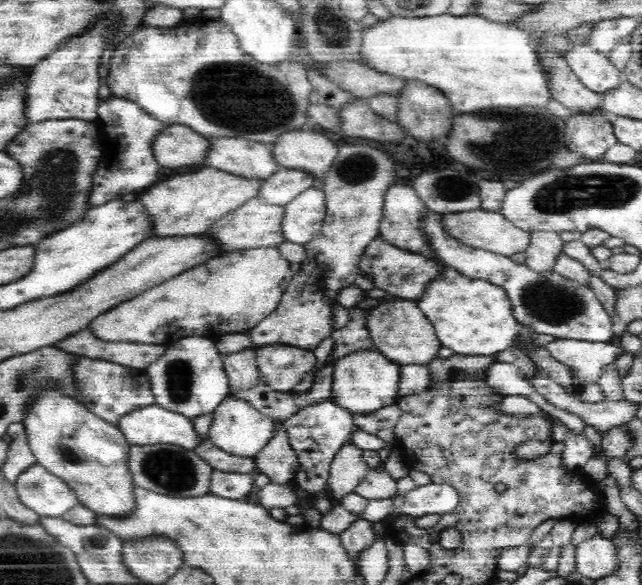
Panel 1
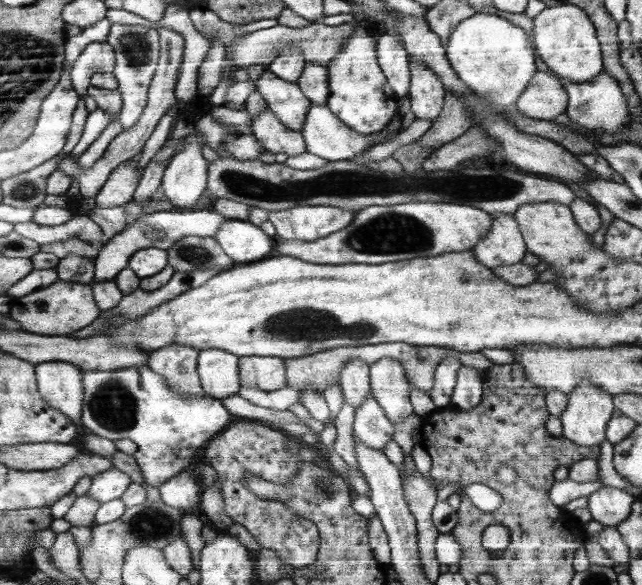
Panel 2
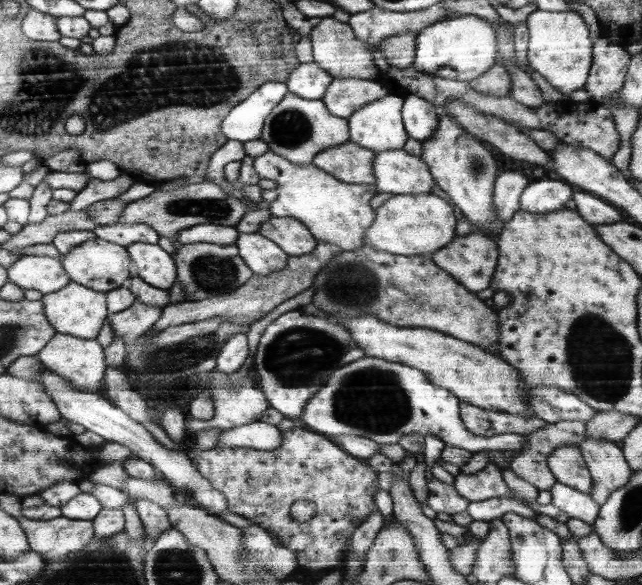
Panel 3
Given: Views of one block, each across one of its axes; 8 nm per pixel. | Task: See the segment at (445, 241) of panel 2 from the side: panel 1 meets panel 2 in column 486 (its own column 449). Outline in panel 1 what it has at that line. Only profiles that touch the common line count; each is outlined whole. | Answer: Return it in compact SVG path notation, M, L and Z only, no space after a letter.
M466 210L464 212L442 213L442 226L448 236L452 236L459 243L471 248L480 248L488 252L496 252L502 256L512 256L519 252L525 252L531 244L531 234L512 224L502 213L478 210Z

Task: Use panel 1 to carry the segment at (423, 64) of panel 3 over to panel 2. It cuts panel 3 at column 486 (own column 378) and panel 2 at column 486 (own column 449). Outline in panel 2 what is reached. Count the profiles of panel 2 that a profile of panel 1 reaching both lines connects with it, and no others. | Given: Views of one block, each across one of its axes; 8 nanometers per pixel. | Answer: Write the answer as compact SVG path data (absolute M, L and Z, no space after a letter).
M474 13L463 20L445 43L449 63L458 77L472 89L474 95L490 101L496 108L518 102L529 86L538 71L534 50L534 44L530 43L524 29L490 13Z

